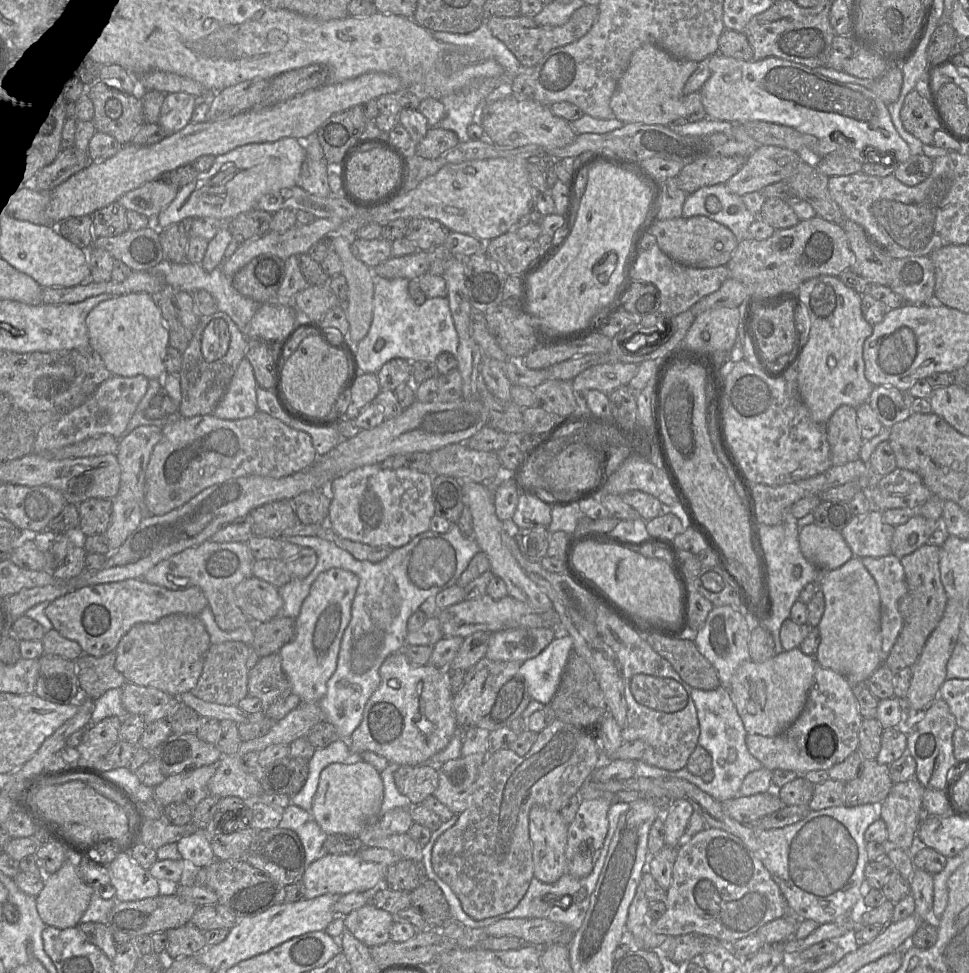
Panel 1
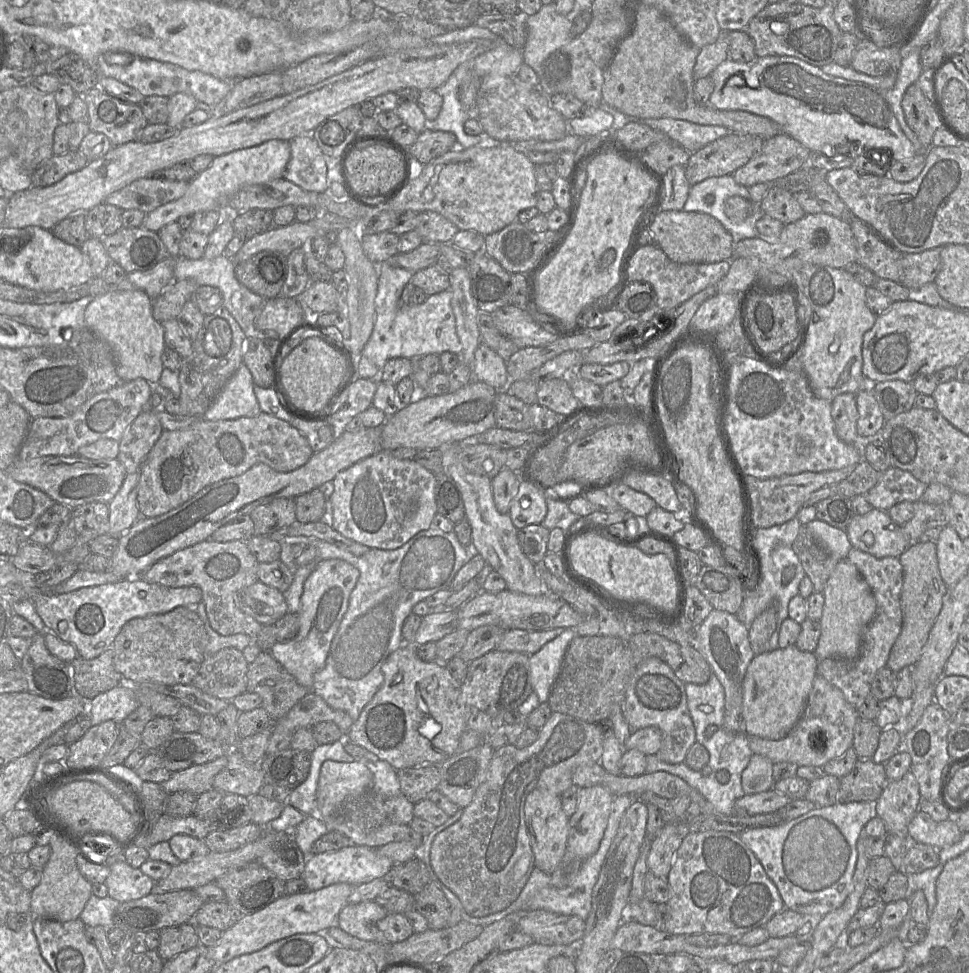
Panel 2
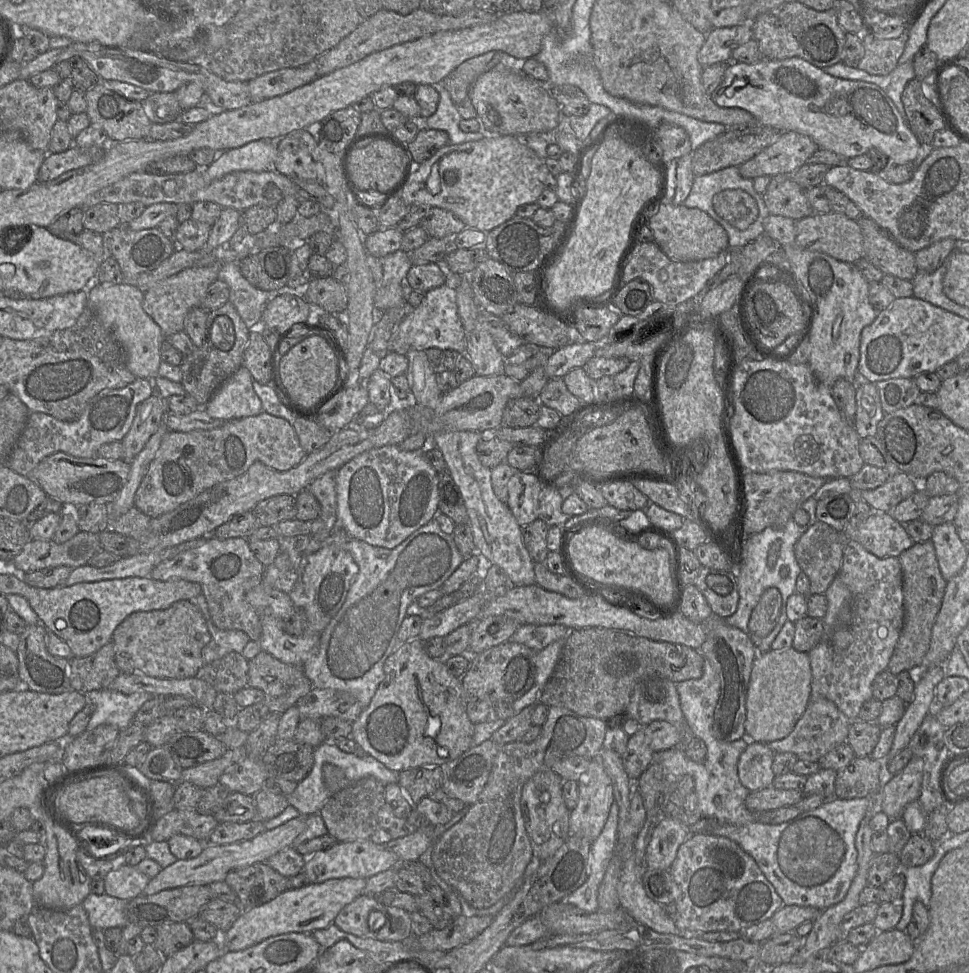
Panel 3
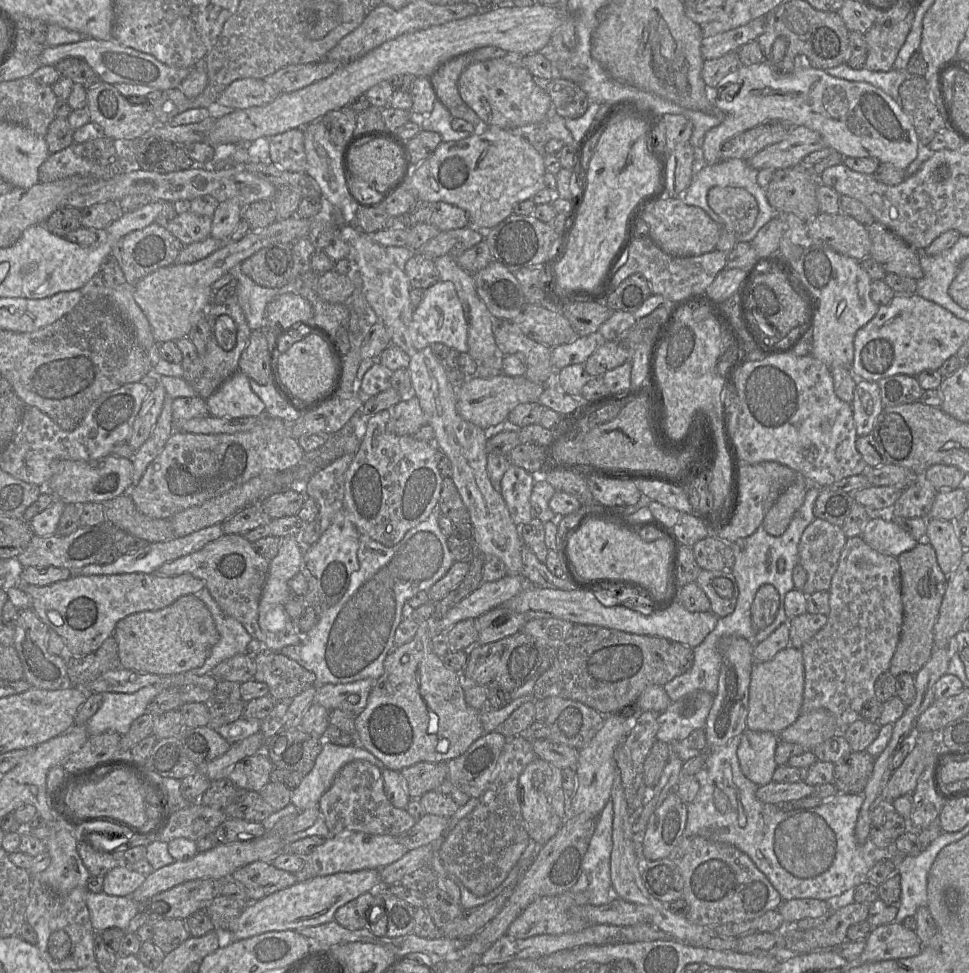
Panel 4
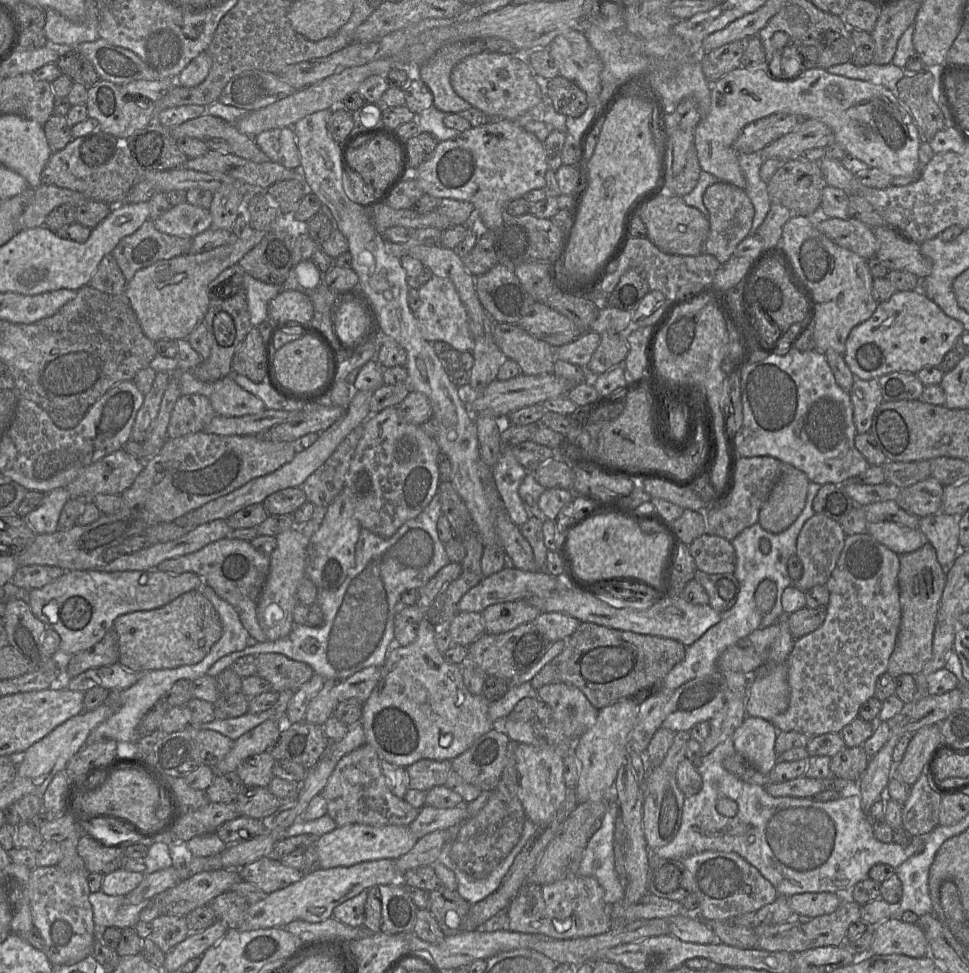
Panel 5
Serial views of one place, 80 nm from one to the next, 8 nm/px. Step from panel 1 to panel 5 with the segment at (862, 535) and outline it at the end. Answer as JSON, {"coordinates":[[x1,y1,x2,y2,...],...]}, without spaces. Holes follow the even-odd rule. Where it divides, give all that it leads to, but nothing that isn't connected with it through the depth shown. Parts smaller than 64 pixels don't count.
{"coordinates":[[892,521,869,523,867,532,898,555,916,551,927,543,918,528,909,528]]}

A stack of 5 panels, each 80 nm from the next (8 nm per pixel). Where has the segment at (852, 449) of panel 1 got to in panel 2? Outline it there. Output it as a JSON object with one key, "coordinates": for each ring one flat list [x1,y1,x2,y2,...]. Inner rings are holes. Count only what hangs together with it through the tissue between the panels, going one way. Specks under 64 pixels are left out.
{"coordinates":[[843,393,832,401,831,415,837,436,847,444,858,445,858,409,855,393]]}

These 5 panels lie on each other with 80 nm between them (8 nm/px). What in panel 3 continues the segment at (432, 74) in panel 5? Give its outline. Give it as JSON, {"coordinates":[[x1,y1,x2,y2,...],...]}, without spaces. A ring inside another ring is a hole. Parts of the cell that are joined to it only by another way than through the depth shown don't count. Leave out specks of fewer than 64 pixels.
{"coordinates":[[489,51,470,58,455,68,442,82,449,91,459,114,463,119,478,118,469,98,469,90,477,78,502,62,512,62,505,53]]}

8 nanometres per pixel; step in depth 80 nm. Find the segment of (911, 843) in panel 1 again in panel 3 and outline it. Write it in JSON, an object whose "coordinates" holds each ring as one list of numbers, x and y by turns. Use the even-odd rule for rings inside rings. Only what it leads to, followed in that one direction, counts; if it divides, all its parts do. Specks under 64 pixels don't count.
{"coordinates":[[920,756,911,758,898,774,885,779,881,810,892,819,902,818,908,804,918,801,921,794,924,762]]}

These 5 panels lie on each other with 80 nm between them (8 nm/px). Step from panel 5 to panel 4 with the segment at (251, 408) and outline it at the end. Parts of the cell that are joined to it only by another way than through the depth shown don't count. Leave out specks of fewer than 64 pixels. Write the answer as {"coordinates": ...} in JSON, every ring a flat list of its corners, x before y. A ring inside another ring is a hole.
{"coordinates":[[239,370,234,373,206,400,209,414,233,418,265,415,265,404,252,390,249,380]]}

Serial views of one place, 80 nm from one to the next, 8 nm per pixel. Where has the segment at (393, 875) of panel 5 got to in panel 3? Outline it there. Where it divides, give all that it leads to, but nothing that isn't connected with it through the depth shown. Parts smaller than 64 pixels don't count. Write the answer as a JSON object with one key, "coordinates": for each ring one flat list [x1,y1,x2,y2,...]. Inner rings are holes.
{"coordinates":[[340,878,322,883,311,883,298,889,287,889,263,905,243,909,232,927,220,935,223,951,240,951,281,934,306,933,325,929,331,925,339,912,363,894,367,879]]}

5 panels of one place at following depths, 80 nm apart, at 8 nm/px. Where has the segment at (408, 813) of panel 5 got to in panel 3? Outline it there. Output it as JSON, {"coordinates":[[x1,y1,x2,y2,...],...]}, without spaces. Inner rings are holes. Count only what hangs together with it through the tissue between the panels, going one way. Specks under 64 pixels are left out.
{"coordinates":[[373,777,351,782,346,788,330,795,319,814,328,833,338,842,367,840,385,845,391,840,410,835,417,830,407,819,393,814,385,799,385,785]]}

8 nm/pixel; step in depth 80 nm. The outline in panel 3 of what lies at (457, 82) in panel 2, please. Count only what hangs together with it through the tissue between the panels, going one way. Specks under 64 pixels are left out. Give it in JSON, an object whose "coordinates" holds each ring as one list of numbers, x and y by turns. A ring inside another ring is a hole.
{"coordinates":[[442,84,438,86,438,91,437,110,428,118,420,120,421,127,446,131,449,135,450,144,462,144,484,138,486,133,483,130,464,132,460,129,459,123,462,117,452,101,449,91]]}

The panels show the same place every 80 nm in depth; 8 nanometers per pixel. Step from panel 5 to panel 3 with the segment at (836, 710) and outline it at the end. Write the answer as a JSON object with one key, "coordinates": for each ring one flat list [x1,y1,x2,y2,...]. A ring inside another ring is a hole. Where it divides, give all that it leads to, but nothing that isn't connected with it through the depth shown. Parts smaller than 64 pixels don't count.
{"coordinates":[[847,540,845,541,845,548,843,553,843,559,840,571,838,576,842,582,848,587,851,597,850,602,845,604,838,615,838,626,832,630,832,634,829,638,825,637,824,629,824,639,819,642,813,649,808,652,810,659,810,666,812,671,812,680,811,680,811,696,813,697,824,697,832,702,838,707,838,709,851,721,854,722,858,720,858,715,862,705,873,698,872,692,872,683,875,677,883,672,888,670,888,665,892,654,894,652,895,646,900,637,901,630,904,624,904,604,903,604,903,575,900,561,897,557,886,557,878,558,869,551,867,551,860,543,856,540]]}

